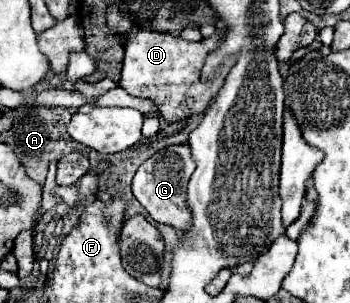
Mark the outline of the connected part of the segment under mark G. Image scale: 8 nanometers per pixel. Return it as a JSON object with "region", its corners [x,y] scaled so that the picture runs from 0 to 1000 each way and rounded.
{"region":[[[483,479],[471,492],[443,498],[420,531],[409,531],[409,545],[397,545],[380,584],[380,644],[443,729],[477,736],[511,762],[529,762],[540,756],[540,736],[546,736],[546,703],[529,677],[529,630],[551,564],[557,564],[557,538],[546,525],[540,485]]]}

